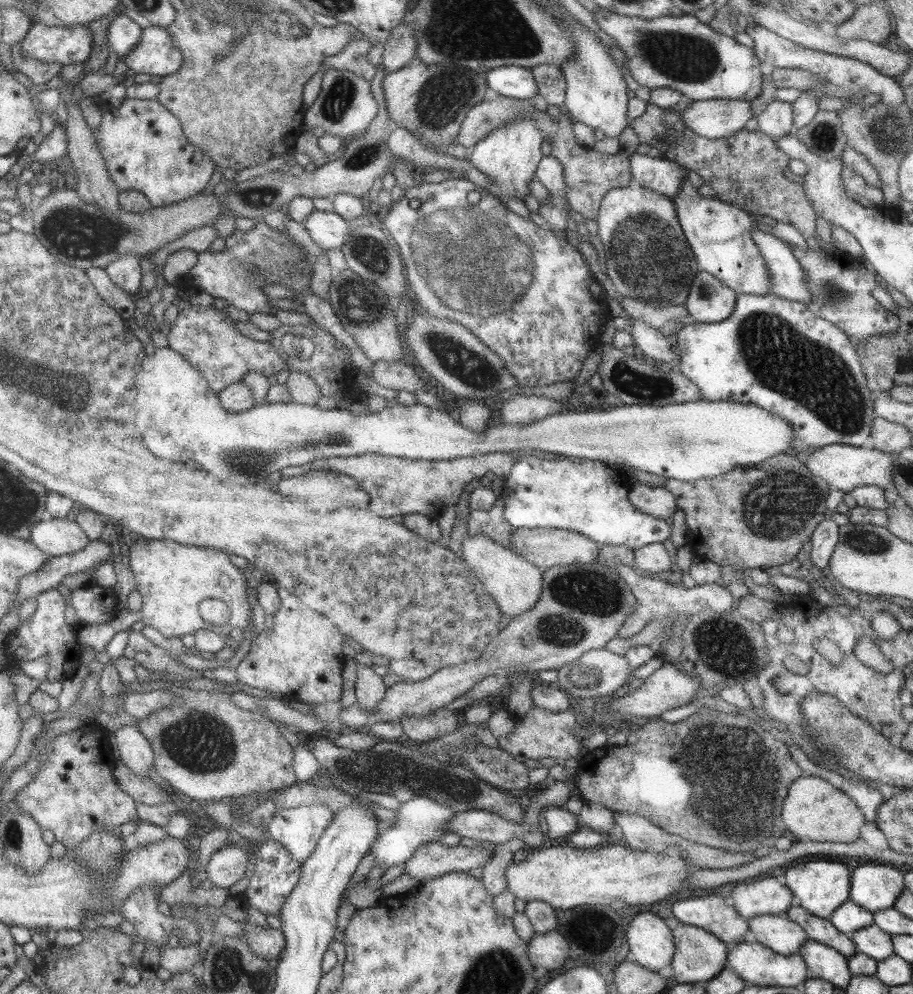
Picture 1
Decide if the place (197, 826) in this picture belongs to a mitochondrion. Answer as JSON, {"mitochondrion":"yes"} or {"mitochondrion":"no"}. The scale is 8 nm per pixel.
{"mitochondrion":"no"}

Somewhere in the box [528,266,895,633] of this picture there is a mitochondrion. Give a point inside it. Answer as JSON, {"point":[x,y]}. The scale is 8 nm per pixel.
{"point":[819,378]}

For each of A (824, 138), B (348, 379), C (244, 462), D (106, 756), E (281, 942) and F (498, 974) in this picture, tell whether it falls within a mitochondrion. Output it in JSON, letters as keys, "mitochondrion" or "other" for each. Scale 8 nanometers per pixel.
{"A":"mitochondrion","B":"other","C":"mitochondrion","D":"other","E":"other","F":"mitochondrion"}

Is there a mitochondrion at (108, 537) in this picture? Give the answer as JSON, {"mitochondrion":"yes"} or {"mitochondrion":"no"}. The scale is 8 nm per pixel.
{"mitochondrion":"no"}

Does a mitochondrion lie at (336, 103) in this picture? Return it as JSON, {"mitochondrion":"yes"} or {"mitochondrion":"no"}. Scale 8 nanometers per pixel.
{"mitochondrion":"yes"}

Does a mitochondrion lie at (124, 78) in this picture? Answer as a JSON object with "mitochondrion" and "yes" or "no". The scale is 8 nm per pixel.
{"mitochondrion":"no"}

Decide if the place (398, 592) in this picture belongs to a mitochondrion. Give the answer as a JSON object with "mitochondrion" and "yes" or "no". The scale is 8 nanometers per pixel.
{"mitochondrion":"yes"}

